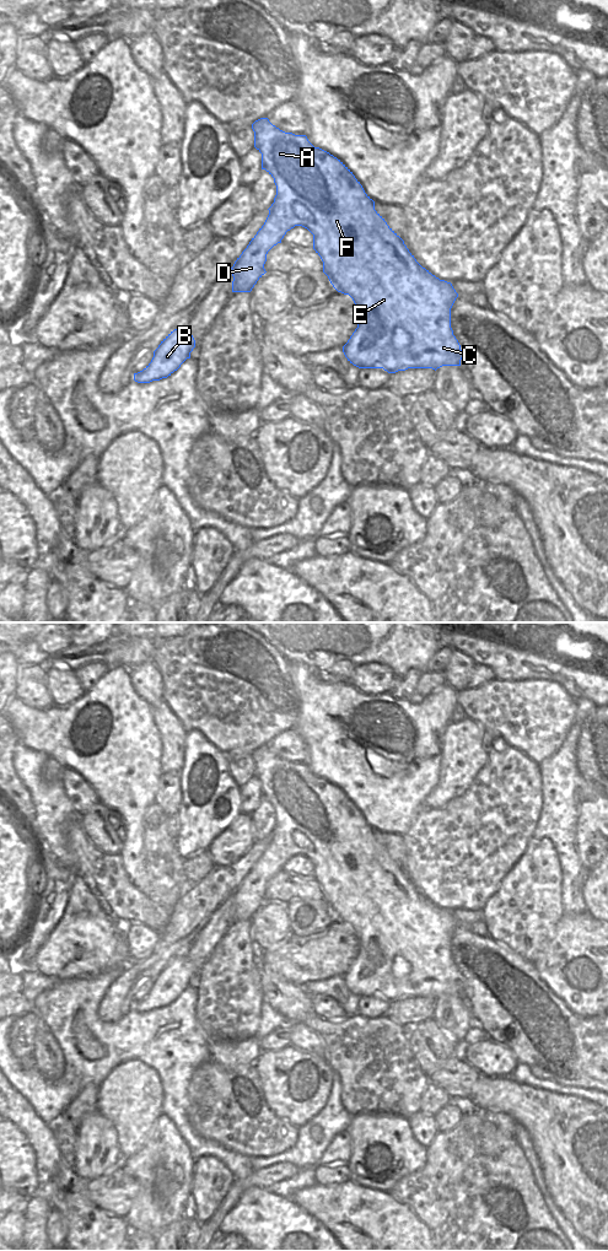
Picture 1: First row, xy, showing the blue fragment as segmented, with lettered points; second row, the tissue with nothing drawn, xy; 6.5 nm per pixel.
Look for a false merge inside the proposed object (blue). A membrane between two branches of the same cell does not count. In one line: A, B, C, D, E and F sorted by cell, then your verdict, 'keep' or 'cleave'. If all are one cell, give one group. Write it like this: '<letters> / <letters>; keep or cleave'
A C E F / B D; cleave

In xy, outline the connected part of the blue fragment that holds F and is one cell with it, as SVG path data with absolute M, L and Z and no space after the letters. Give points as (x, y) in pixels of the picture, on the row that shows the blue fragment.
M268 118L252 124L254 147L262 153L262 169L265 169L276 185L274 203L268 209L264 225L252 238L246 250L269 250L281 243L287 231L302 226L313 234L313 249L323 261L323 273L333 287L349 295L359 313L357 328L343 346L348 361L359 368L383 368L388 373L408 368L432 368L461 366L463 352L451 328L451 308L458 297L451 282L440 280L423 268L409 252L404 241L375 210L375 201L365 193L353 172L329 152L314 147L306 135L285 133Z

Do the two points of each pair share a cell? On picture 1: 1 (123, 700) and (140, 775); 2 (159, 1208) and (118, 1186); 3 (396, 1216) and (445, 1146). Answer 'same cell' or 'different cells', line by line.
1: same cell
2: different cells
3: different cells

